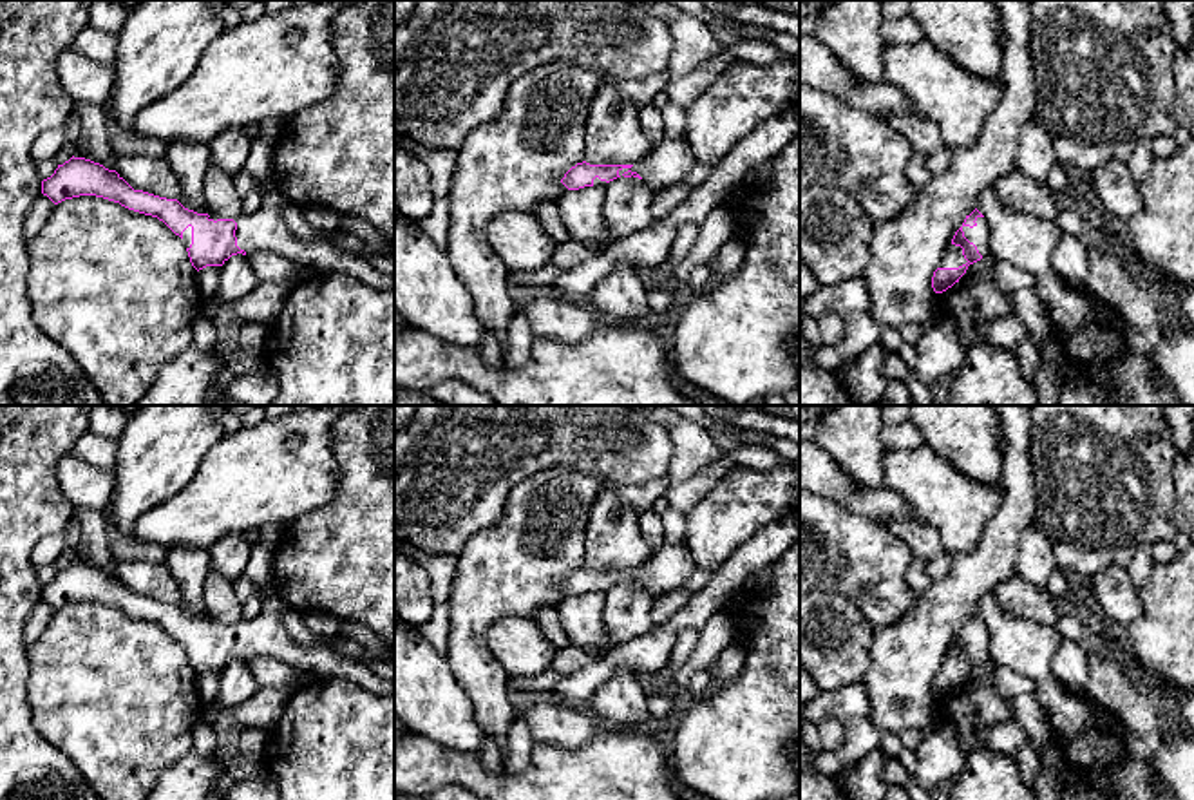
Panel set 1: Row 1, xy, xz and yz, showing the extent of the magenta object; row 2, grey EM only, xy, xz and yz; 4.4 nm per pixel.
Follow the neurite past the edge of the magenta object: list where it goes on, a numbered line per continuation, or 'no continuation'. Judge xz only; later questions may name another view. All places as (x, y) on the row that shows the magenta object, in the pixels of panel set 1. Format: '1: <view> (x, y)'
1: xz (666, 165)

